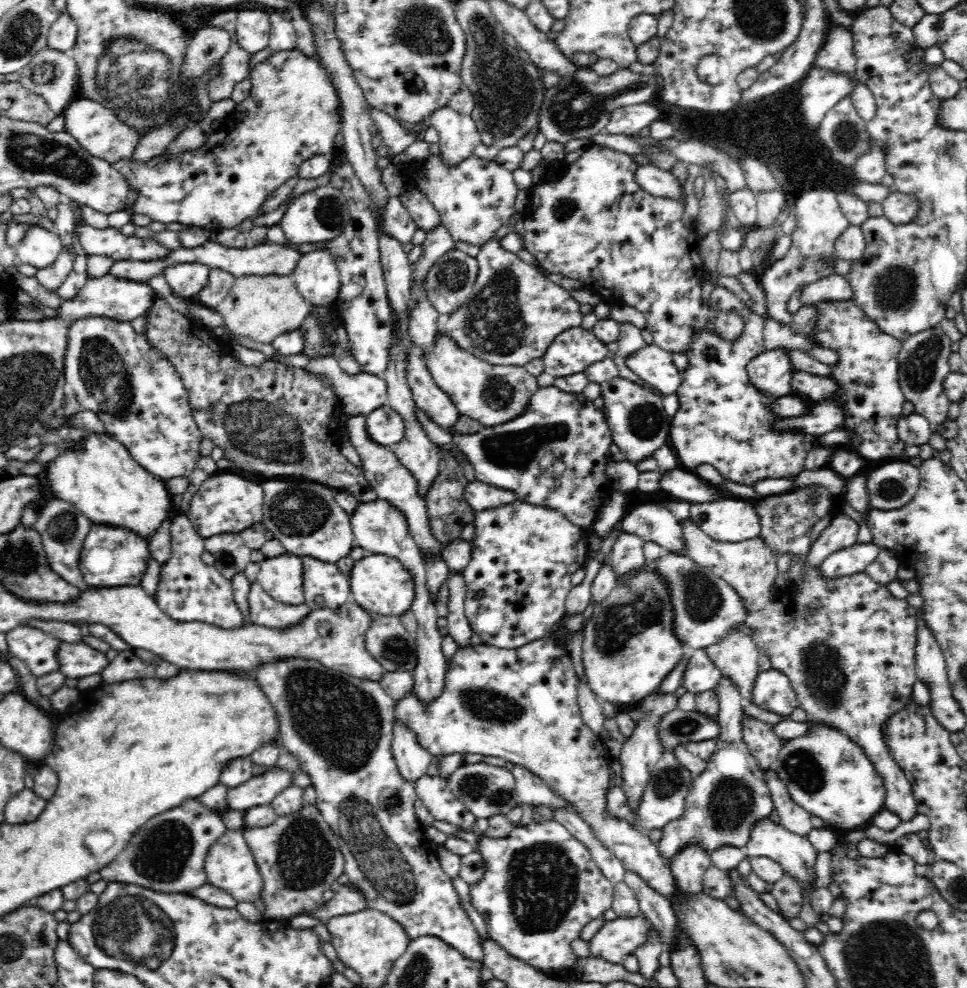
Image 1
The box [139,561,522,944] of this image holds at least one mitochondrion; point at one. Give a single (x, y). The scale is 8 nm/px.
(341, 722)

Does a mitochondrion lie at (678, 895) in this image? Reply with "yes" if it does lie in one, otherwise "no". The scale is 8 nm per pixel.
no

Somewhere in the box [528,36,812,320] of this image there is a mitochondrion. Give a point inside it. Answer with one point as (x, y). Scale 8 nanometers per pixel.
(577, 106)

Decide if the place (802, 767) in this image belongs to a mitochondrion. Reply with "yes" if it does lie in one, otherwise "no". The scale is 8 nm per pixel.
yes

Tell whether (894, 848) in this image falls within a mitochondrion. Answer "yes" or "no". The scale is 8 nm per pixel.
no

